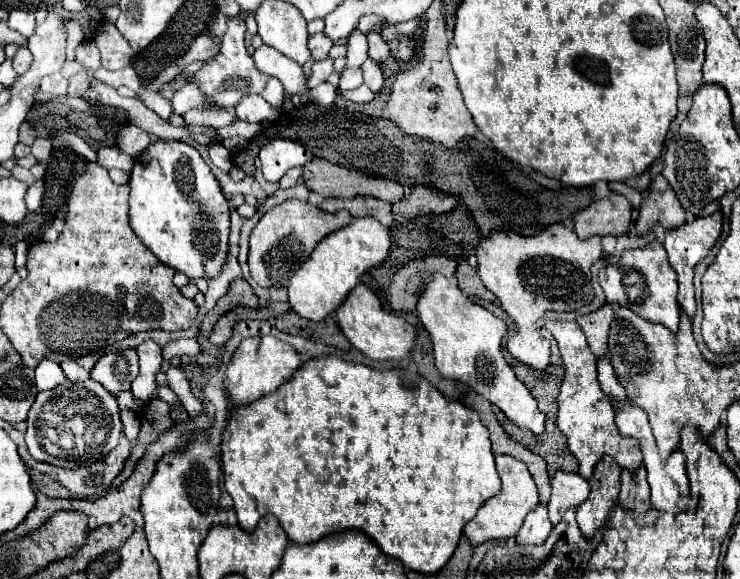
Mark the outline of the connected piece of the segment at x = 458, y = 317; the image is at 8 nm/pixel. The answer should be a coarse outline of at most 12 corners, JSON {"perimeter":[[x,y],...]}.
{"perimeter":[[441,273],[417,315],[437,369],[517,427],[545,415],[501,353],[507,323]]}

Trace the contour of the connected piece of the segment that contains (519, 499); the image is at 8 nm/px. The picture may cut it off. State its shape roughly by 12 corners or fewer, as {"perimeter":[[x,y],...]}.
{"perimeter":[[497,455],[503,487],[465,525],[471,545],[507,541],[539,503],[525,463]]}

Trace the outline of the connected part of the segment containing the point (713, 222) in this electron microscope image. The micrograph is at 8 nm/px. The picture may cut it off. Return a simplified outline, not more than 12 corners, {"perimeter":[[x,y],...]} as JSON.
{"perimeter":[[723,215],[699,217],[665,235],[679,277],[679,305],[695,317],[693,267],[717,243]]}

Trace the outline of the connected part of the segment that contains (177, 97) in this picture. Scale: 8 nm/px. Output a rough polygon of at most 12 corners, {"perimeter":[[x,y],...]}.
{"perimeter":[[181,87],[173,95],[175,113],[201,107],[197,87]]}

